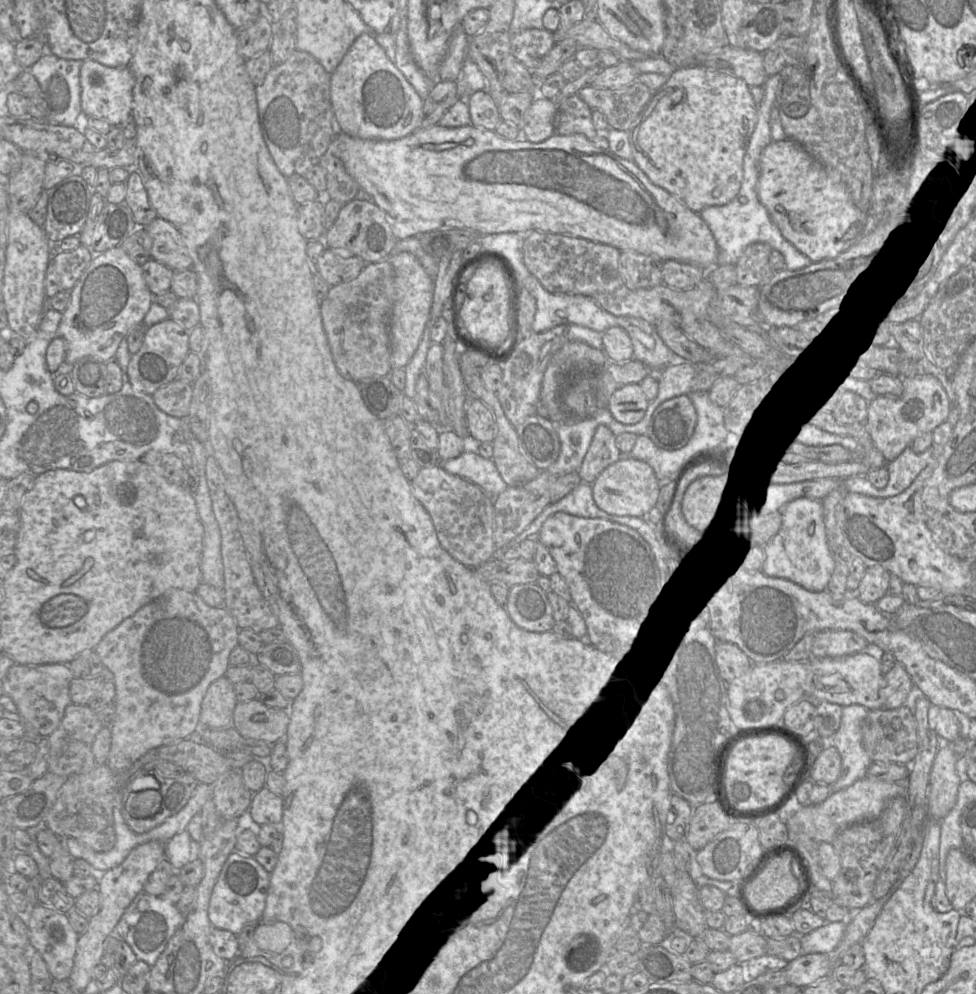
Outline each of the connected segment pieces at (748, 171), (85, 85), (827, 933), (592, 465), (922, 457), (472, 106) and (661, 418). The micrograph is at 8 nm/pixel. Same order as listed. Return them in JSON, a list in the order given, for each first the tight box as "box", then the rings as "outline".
[{"box":[699,73,813,270],"outline":[[[780,73],[768,77],[764,85],[764,97],[758,105],[758,118],[754,131],[749,139],[743,159],[743,179],[737,196],[722,206],[704,208],[699,216],[711,230],[718,247],[716,265],[737,264],[745,249],[753,243],[761,242],[769,245],[772,250],[780,252],[786,263],[787,270],[799,270],[810,266],[813,262],[799,252],[781,234],[779,228],[772,222],[768,211],[759,201],[756,185],[759,178],[760,155],[764,148],[772,141],[770,133],[770,112],[776,99],[776,89],[780,81]]]},{"box":[80,60,135,125],"outline":[[[85,60],[80,68],[81,108],[84,117],[106,120],[121,125],[132,112],[135,78],[129,67],[109,67],[94,60]]]},{"box":[800,922,846,954],"outline":[[[826,922],[823,926],[800,937],[802,954],[829,954],[841,940],[846,922]]]},{"box":[577,425,621,485],"outline":[[[599,425],[577,472],[583,482],[592,485],[604,469],[619,459],[621,452],[616,445],[616,436],[608,427]]]},{"box":[878,446,931,498],"outline":[[[907,446],[894,460],[887,462],[889,480],[883,489],[878,490],[878,496],[888,498],[905,491],[926,467],[931,453],[931,446],[921,453],[915,453],[911,446]]]},{"box":[467,90,501,131],"outline":[[[487,90],[470,93],[467,104],[472,125],[495,131],[501,123],[497,104]]]},{"box":[646,395,697,450],"outline":[[[681,395],[655,410],[646,435],[660,448],[678,450],[689,442],[696,424],[697,413],[689,395]]]}]

